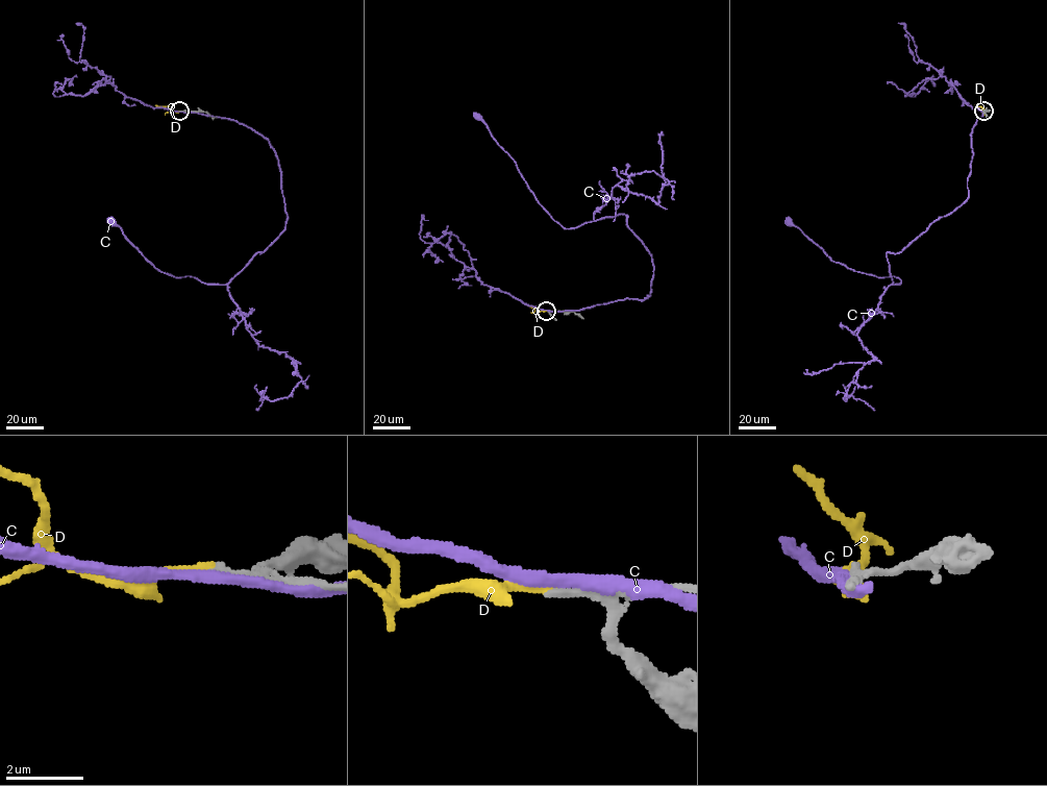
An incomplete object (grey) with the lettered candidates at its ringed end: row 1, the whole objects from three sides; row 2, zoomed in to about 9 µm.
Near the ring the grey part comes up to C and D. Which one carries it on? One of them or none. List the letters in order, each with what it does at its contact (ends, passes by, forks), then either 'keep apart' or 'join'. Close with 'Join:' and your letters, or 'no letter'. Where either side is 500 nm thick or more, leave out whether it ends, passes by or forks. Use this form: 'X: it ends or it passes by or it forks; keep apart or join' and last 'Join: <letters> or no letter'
C: it passes by; keep apart
D: it ends; keep apart
Join: no letter

